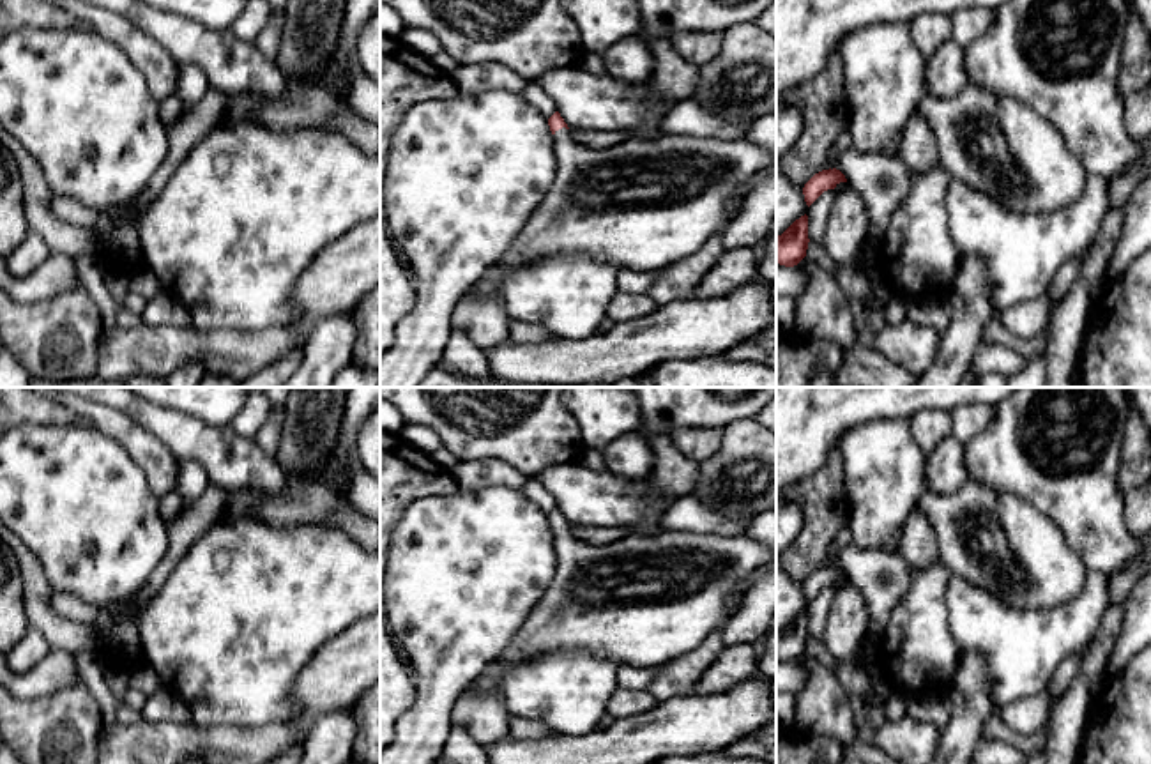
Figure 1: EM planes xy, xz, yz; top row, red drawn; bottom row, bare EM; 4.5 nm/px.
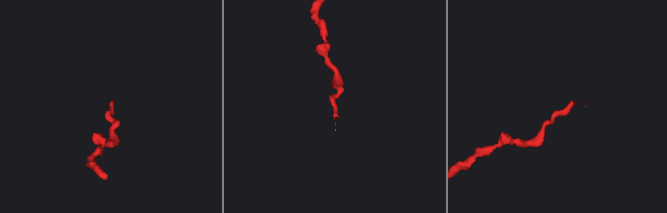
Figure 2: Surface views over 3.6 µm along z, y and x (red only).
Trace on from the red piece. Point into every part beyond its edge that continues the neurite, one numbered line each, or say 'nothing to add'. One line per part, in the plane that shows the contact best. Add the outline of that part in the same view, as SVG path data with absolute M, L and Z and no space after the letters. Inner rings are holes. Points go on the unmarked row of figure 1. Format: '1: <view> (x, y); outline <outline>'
1: xz (642, 600); outline M569 525L553 531L557 571L507 649L467 688L500 691L506 670L557 649L583 651L622 665L665 665L697 649L737 610L730 607L743 580L773 554L748 534L628 534L608 545L578 539Z

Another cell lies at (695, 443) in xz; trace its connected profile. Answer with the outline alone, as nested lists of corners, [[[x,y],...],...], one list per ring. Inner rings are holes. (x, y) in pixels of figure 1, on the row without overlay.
[[[677,430],[670,435],[674,446],[697,462],[711,458],[721,444],[723,430]]]

